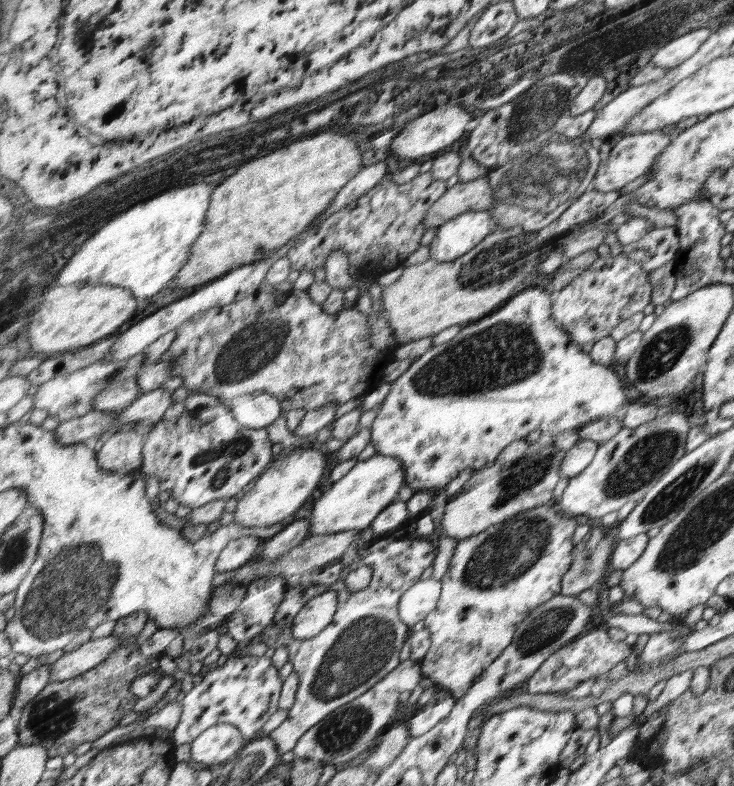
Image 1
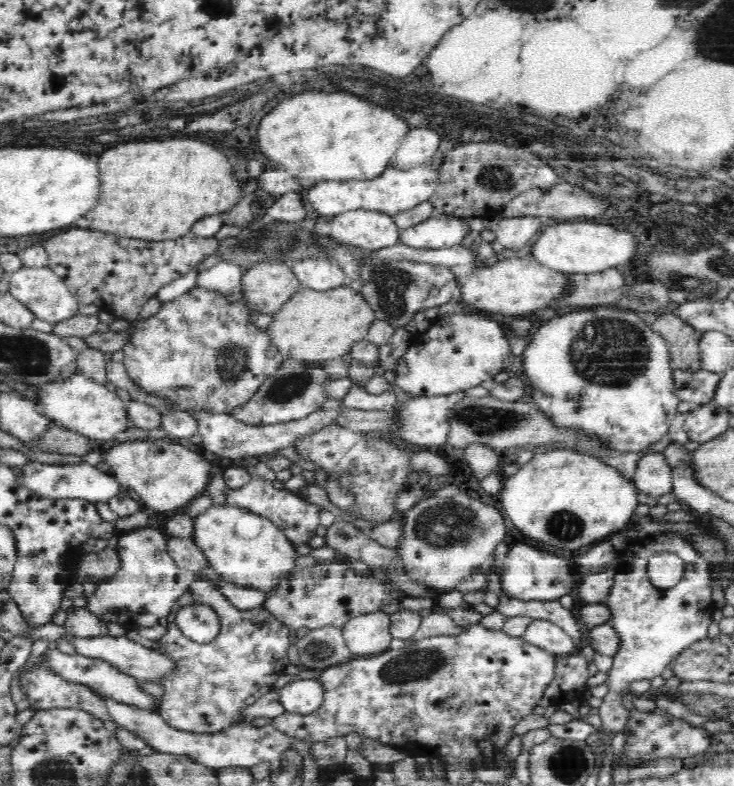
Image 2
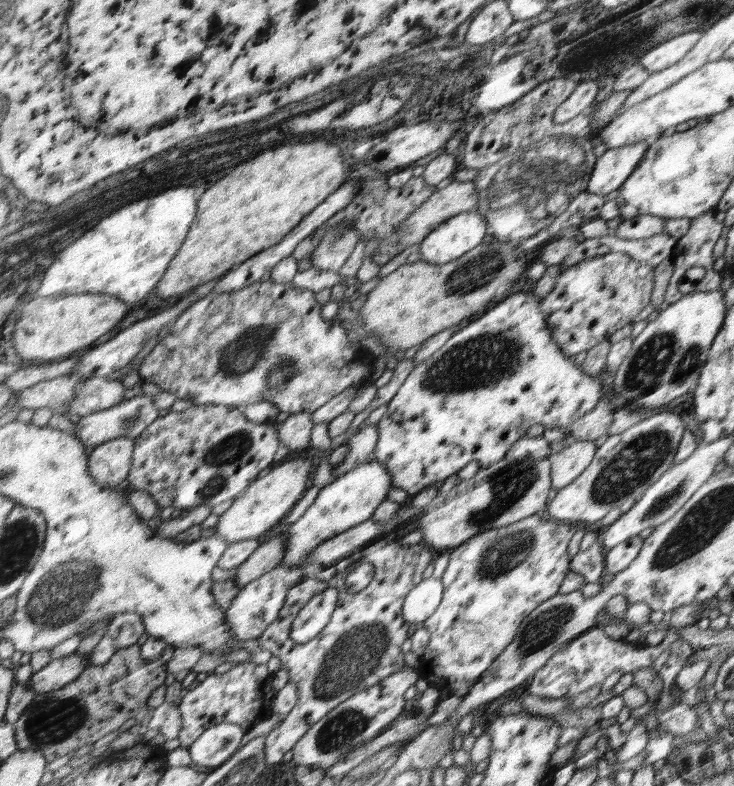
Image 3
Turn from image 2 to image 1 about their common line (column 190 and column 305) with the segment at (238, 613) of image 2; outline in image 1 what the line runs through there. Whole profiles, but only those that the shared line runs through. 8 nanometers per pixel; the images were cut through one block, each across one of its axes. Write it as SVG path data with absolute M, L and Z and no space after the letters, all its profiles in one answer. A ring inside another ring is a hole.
M424 538L398 539L384 546L380 552L372 552L363 559L356 558L342 569L332 584L294 587L285 592L274 618L259 634L268 648L287 646L288 662L292 662L299 680L294 704L288 709L288 718L266 736L274 742L280 758L292 751L304 734L317 723L343 704L358 699L398 667L398 652L408 636L408 626L399 617L399 602L405 592L419 582L422 572L434 562L434 556L434 544L426 542ZM362 565L373 570L371 581L366 588L352 592L347 589L344 579L347 573ZM330 590L337 594L337 611L331 623L312 638L296 640L291 636L291 626L302 604Z

